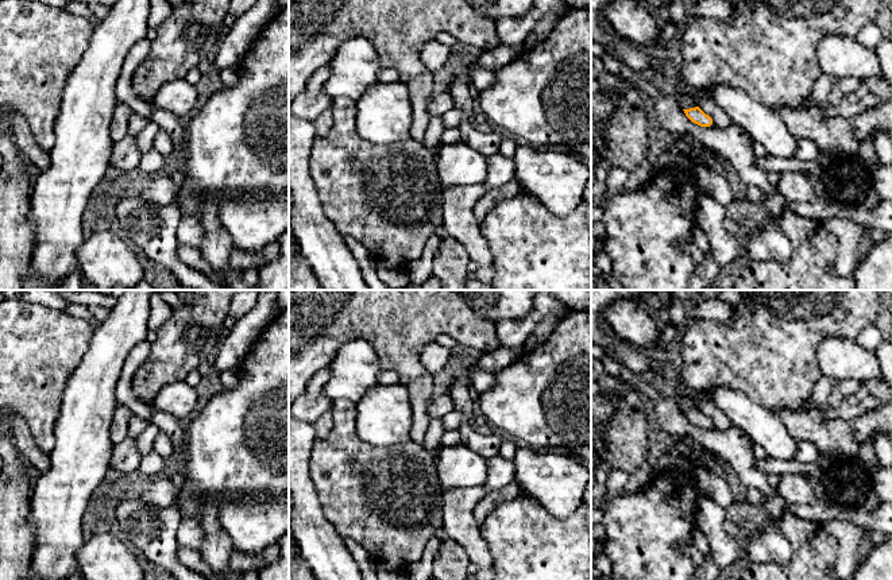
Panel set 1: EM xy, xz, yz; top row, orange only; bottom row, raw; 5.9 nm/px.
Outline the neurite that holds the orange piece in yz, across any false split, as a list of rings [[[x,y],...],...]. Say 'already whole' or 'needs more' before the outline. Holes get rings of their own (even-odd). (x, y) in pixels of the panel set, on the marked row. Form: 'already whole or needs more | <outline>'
already whole | [[[699,107],[683,111],[692,123],[700,127],[710,127],[713,124],[713,119],[708,115],[706,115]]]

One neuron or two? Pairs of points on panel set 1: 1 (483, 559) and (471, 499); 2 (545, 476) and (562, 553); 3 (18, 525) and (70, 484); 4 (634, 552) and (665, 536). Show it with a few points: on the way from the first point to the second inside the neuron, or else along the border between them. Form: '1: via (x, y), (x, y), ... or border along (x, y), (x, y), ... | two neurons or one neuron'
1: via (474, 544), (467, 534), (467, 514) | one neuron
2: border along (529, 497), (556, 518), (567, 518), (576, 510) | two neurons
3: border along (30, 491), (29, 526), (34, 546) | two neurons
4: via (638, 544), (647, 536), (657, 536) | one neuron

